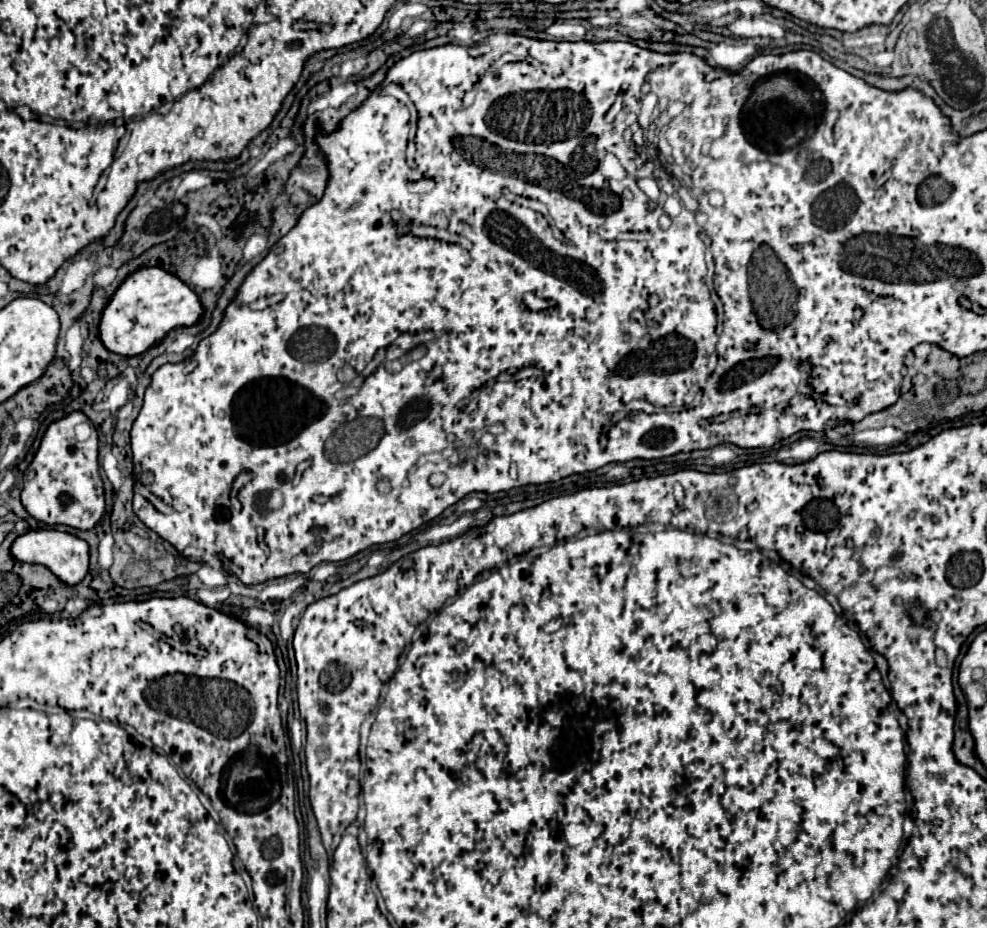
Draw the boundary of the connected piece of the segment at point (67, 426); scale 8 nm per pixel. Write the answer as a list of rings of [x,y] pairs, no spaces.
[[[71,412],[63,420],[53,422],[41,440],[41,446],[29,470],[25,472],[21,502],[37,522],[49,526],[63,524],[77,530],[91,530],[105,512],[105,490],[99,476],[97,460],[97,432],[93,430],[87,442],[77,442],[75,426],[81,422],[87,422],[87,416],[83,412]]]

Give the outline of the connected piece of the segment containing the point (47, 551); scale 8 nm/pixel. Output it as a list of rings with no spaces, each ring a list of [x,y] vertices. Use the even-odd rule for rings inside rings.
[[[35,530],[25,536],[19,536],[15,544],[21,544],[21,550],[15,554],[31,554],[33,562],[45,564],[61,582],[73,586],[79,584],[89,570],[89,544],[77,536],[59,530]]]

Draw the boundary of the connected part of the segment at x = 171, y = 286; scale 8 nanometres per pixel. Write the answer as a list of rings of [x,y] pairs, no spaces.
[[[141,268],[125,278],[103,310],[101,340],[115,354],[137,356],[157,346],[173,328],[193,326],[201,316],[203,304],[185,282],[161,268]]]

